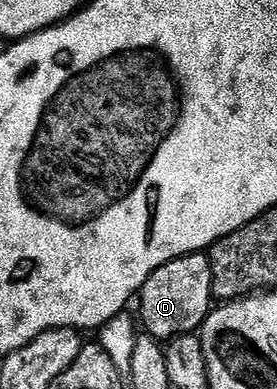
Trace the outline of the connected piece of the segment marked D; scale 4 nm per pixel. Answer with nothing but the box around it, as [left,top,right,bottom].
[138,255,214,342]

